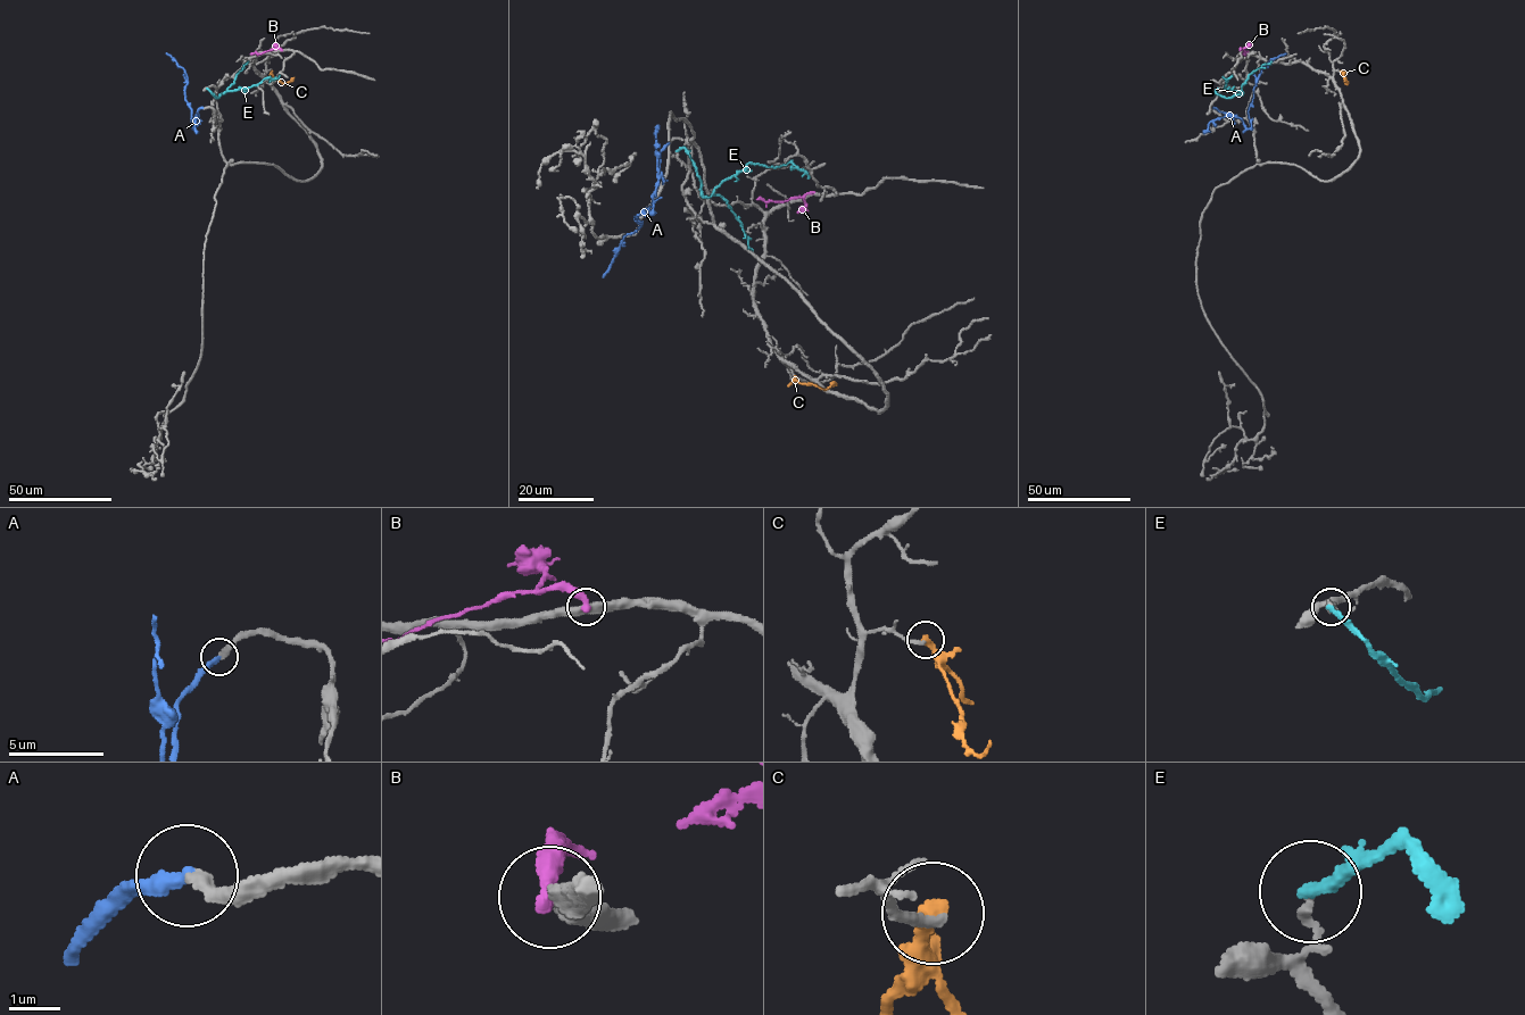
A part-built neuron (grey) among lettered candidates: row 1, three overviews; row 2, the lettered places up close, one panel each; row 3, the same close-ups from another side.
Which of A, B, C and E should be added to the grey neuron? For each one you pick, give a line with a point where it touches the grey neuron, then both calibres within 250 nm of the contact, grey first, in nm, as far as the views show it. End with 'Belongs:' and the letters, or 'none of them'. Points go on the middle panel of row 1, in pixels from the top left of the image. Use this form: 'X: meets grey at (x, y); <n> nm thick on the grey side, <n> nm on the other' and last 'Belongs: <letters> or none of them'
A: meets grey at (669, 143); 280 nm thick on the grey side, 300 nm on the other
Belongs: A

